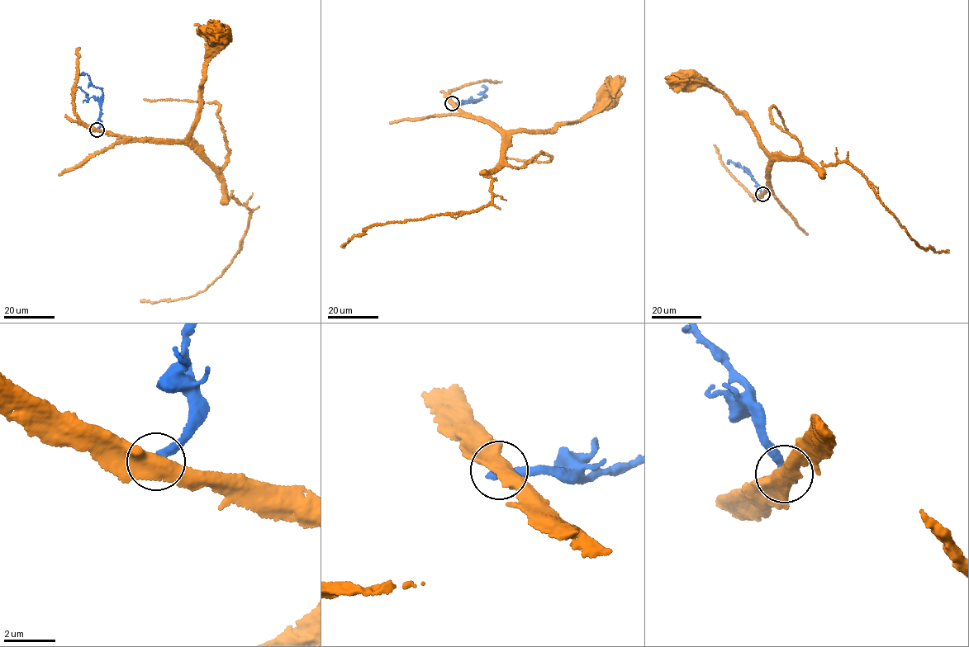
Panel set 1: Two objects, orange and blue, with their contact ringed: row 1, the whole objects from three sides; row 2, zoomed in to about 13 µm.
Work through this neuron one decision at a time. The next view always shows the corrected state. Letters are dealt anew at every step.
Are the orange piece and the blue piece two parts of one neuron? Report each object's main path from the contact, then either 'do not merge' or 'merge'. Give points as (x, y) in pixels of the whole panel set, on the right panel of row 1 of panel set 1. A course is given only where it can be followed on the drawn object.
orange via (762, 194), (767, 184), (765, 177), (769, 158), (748, 118), (732, 106), (719, 90), (696, 81) | blue via (762, 194), (759, 185), (740, 164), (729, 160), (729, 163) | do not merge

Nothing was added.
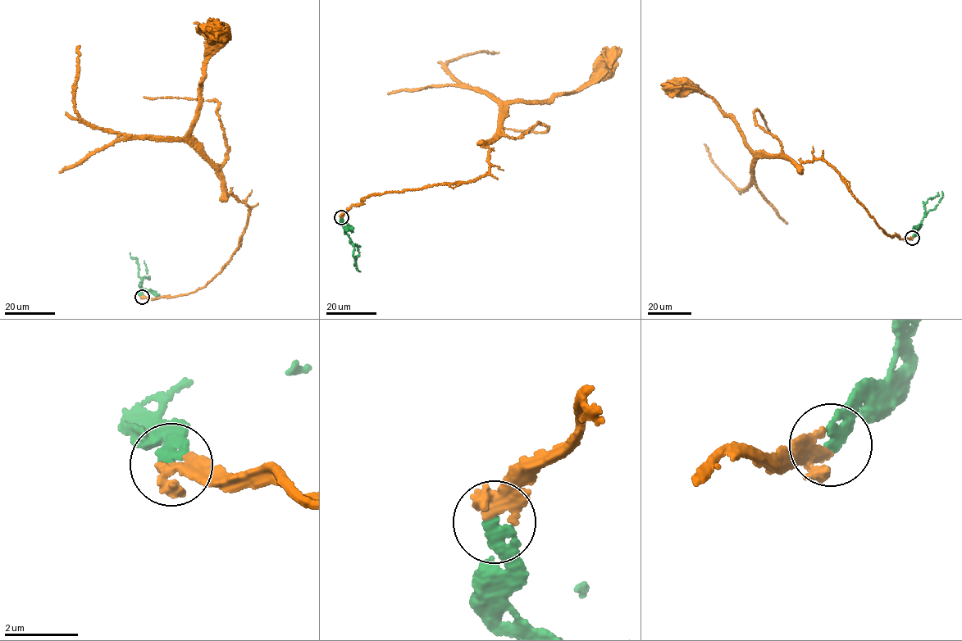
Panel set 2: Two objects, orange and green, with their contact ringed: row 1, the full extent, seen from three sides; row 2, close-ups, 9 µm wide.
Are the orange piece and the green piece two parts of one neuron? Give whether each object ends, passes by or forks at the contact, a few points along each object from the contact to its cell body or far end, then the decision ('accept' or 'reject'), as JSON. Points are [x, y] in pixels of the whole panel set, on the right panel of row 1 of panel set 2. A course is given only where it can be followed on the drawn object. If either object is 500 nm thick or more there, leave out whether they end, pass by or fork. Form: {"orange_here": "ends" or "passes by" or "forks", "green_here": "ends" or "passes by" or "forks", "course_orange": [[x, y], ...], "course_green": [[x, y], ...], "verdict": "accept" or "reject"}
{"orange_here": "passes by", "green_here": "ends", "course_orange": [[912, 238], [884, 231], [823, 160], [797, 165], [754, 153], [734, 120], [709, 96], [689, 87]], "course_green": [[912, 238], [925, 215], [924, 205], [927, 199], [938, 195], [937, 193]], "verdict": "accept"}

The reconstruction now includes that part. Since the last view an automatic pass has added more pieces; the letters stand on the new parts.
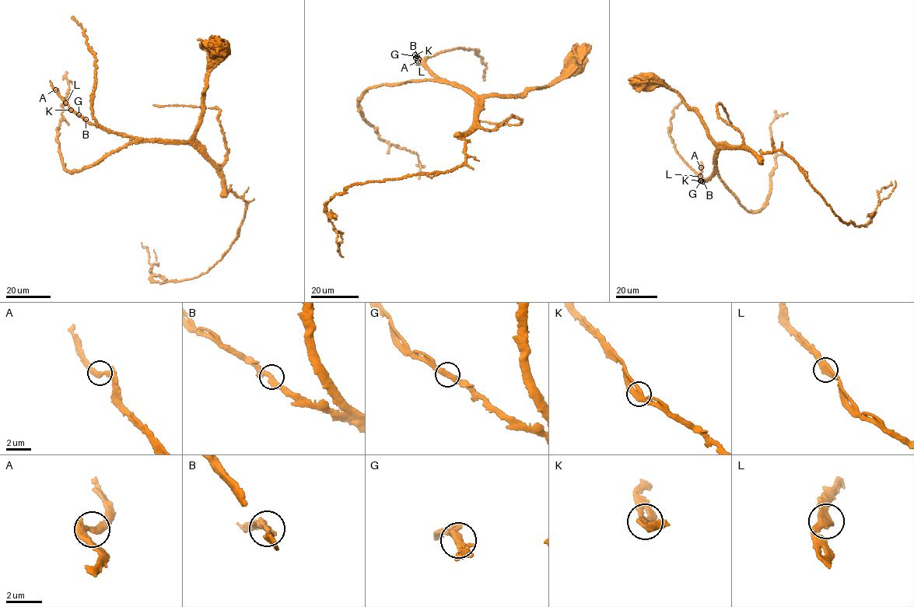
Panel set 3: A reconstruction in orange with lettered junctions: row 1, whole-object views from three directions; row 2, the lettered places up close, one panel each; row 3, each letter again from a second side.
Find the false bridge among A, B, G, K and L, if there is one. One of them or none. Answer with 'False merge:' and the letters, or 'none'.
False merge: none

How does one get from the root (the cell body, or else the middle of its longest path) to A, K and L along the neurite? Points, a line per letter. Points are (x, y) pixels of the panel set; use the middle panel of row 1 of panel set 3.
A: (570, 69), (550, 85), (535, 87), (520, 95), (477, 96), (446, 82), (414, 54), (417, 61)
K: (570, 69), (550, 85), (535, 87), (520, 95), (492, 93), (477, 96), (460, 86), (446, 82), (414, 55)
L: (570, 69), (550, 85), (535, 87), (520, 95), (477, 96), (446, 82), (414, 54), (415, 57)

